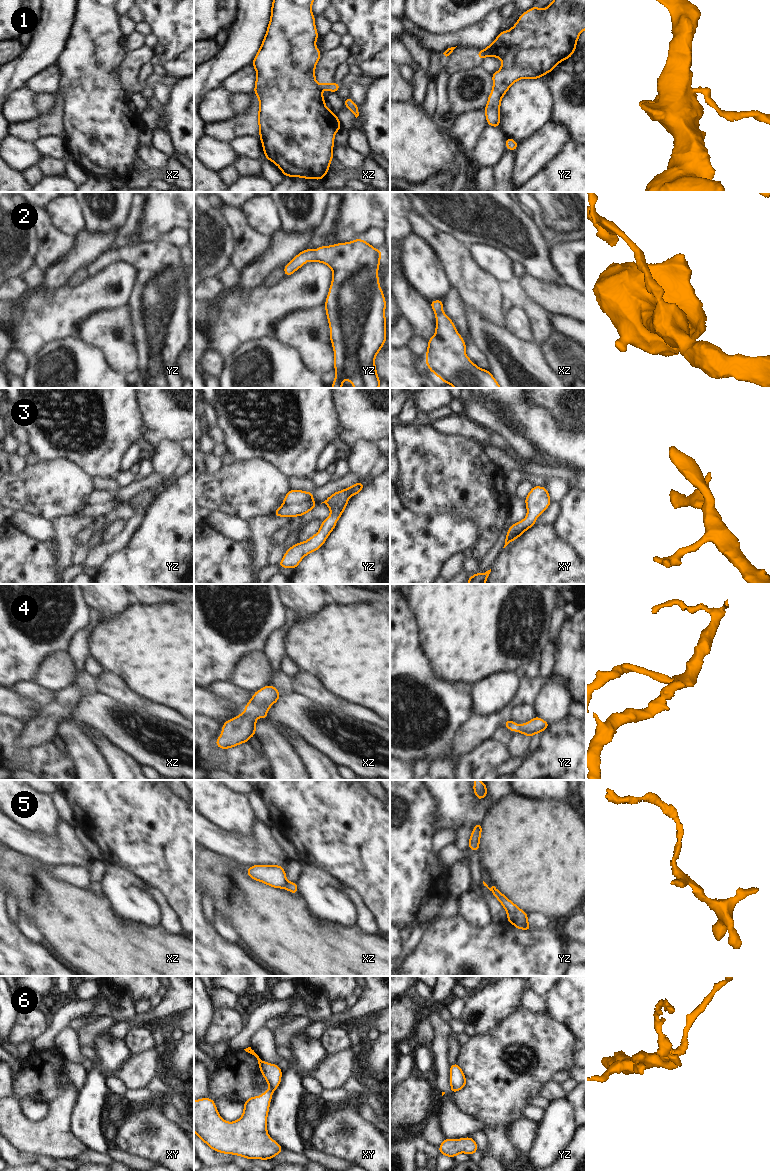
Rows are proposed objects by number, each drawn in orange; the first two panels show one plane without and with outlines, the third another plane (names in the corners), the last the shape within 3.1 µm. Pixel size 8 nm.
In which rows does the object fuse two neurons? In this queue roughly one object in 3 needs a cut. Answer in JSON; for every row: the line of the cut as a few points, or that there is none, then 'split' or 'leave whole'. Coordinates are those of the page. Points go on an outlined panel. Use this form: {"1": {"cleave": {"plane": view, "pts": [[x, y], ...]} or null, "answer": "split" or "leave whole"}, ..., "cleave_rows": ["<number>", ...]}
{"1": {"cleave": {"plane": "xz", "pts": [[318, 84], [320, 88]]}, "answer": "split"}, "2": {"cleave": null, "answer": "leave whole"}, "3": {"cleave": null, "answer": "leave whole"}, "4": {"cleave": null, "answer": "leave whole"}, "5": {"cleave": {"plane": "xz", "pts": [[286, 881], [283, 887]]}, "answer": "split"}, "6": {"cleave": {"plane": "xy", "pts": [[270, 1087], [273, 1090]]}, "answer": "split"}, "cleave_rows": ["1", "5", "6"]}

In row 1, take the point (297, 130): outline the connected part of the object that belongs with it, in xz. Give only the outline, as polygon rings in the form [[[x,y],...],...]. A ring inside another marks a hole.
[[[273,0],[267,33],[255,59],[251,63],[256,72],[254,93],[259,98],[258,123],[265,158],[274,162],[284,176],[322,180],[333,159],[335,133],[341,128],[337,115],[325,105],[319,84],[315,80],[315,66],[321,52],[315,42],[319,37],[311,7],[314,0]]]

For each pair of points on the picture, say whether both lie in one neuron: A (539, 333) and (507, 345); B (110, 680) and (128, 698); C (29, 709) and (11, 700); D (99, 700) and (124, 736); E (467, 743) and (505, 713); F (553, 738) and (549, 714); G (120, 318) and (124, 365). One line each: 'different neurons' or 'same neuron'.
A: different neurons
B: same neuron
C: same neuron
D: same neuron
E: same neuron
F: different neurons
G: same neuron

